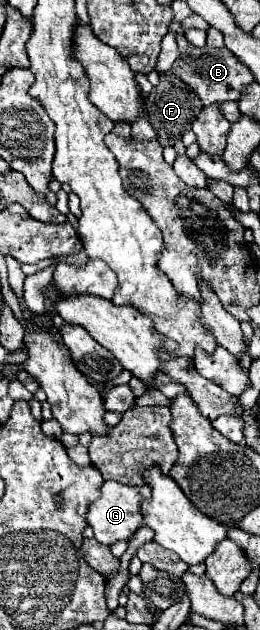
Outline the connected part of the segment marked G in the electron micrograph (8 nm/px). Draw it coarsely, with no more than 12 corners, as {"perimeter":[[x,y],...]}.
{"perimeter":[[104,481],[88,525],[104,545],[128,541],[144,521],[146,485]]}

